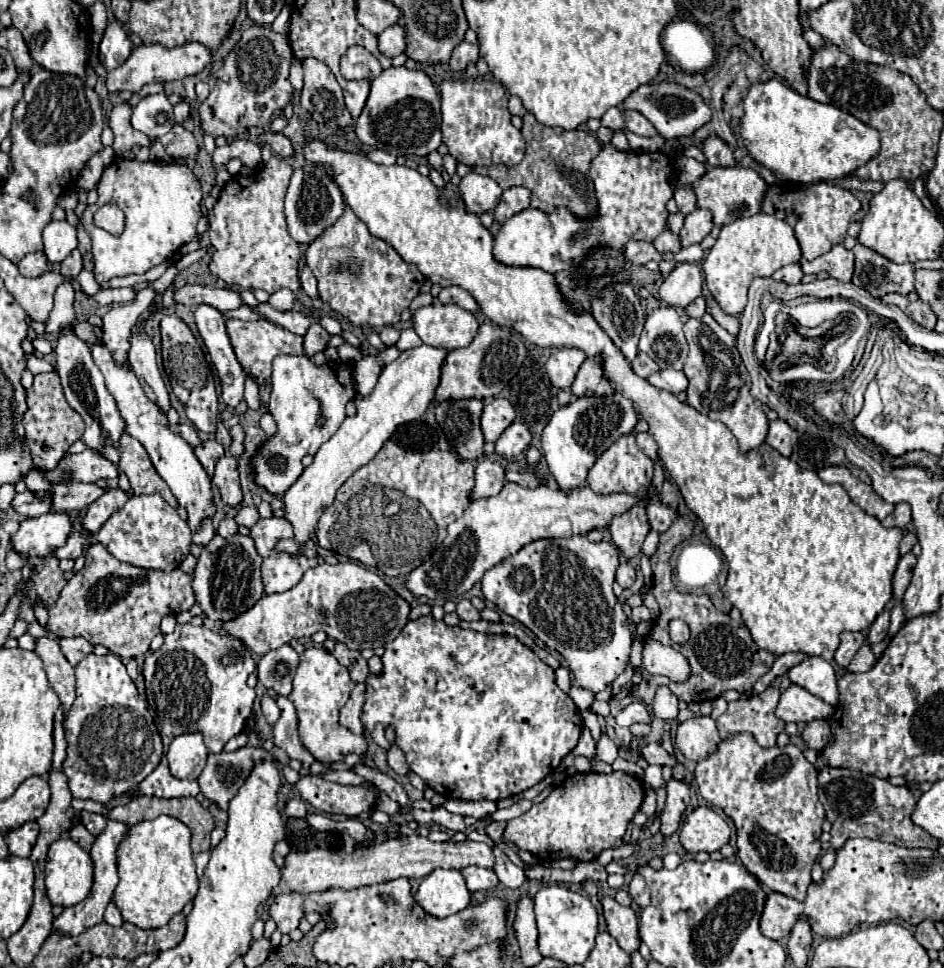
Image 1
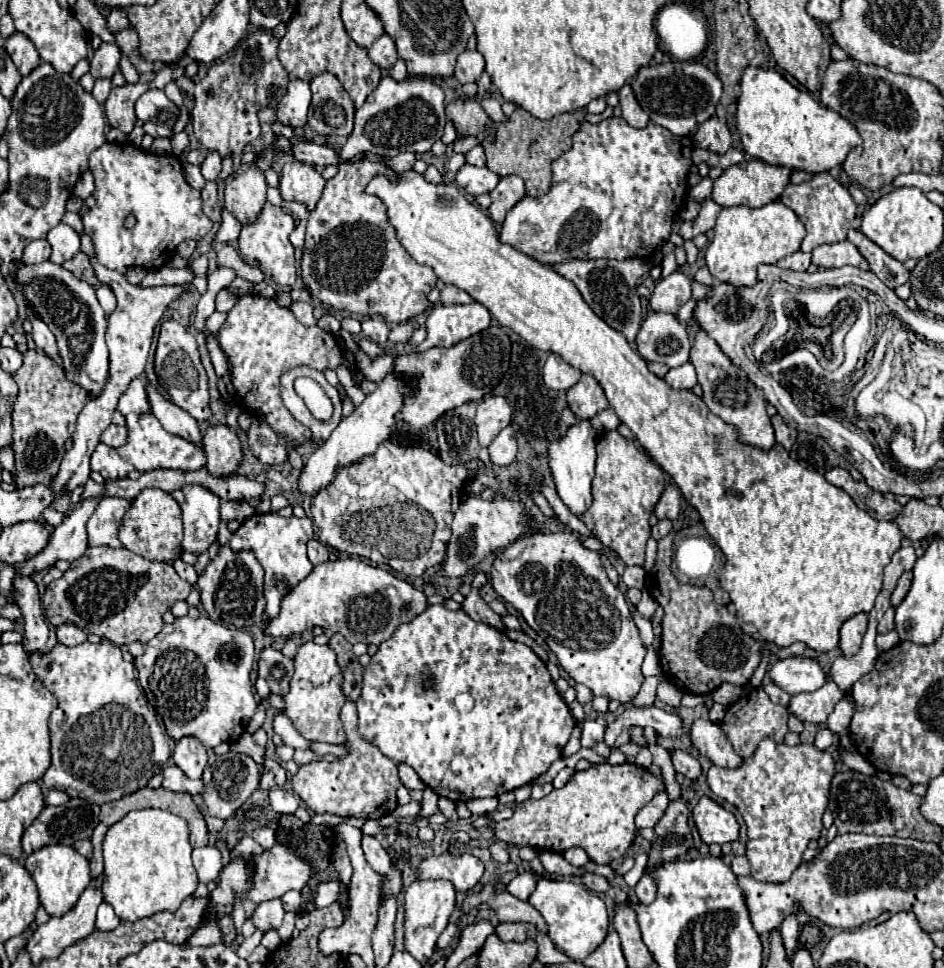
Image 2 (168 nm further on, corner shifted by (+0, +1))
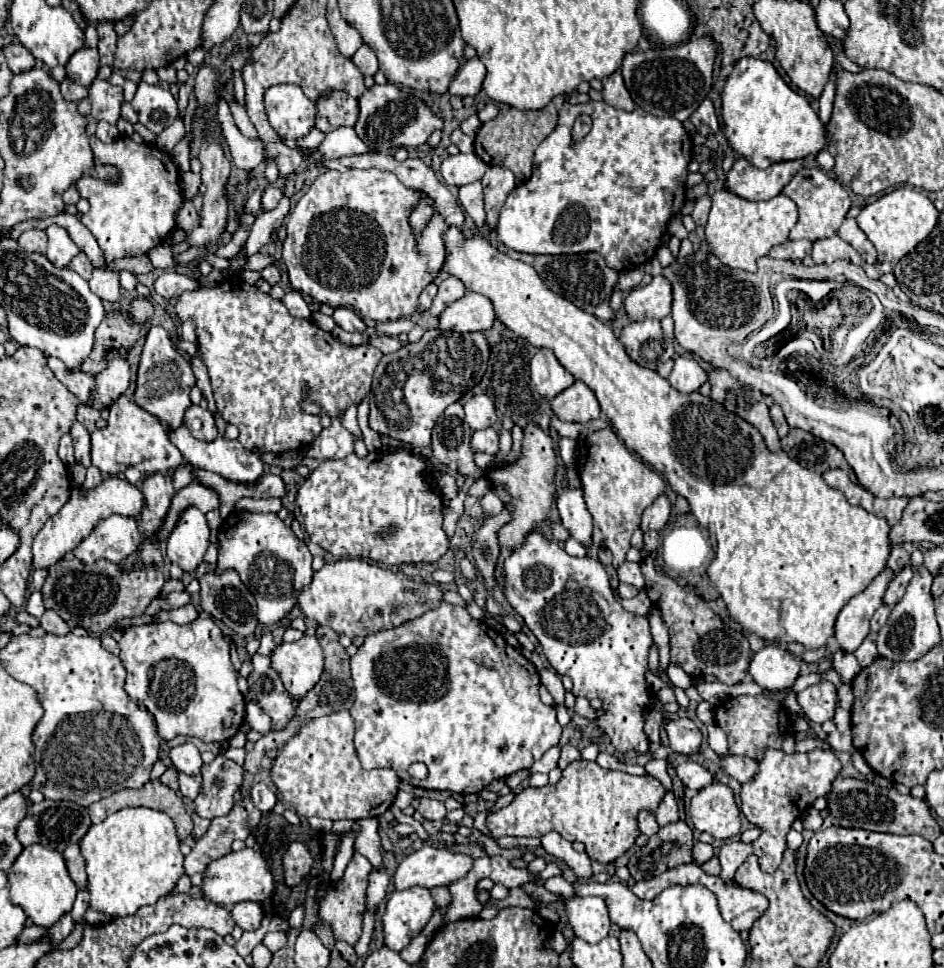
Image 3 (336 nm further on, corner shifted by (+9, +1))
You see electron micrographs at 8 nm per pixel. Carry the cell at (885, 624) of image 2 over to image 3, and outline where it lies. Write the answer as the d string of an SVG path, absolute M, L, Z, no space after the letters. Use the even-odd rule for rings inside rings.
M882 605L882 607L878 607L878 609L876 609L874 617L870 619L872 633L878 633L878 631L880 631L880 627L888 621L888 615L890 615L890 607L888 607L888 605Z

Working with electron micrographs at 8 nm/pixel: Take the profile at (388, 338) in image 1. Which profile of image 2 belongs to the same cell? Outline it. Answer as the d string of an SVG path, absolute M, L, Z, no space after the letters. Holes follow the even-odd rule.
M375 317L375 319L365 319L363 323L361 323L361 329L363 329L363 335L367 337L367 339L371 339L371 341L375 341L375 343L379 343L379 345L385 345L387 343L387 339L389 339L389 325L383 321L383 319L379 319L379 317Z

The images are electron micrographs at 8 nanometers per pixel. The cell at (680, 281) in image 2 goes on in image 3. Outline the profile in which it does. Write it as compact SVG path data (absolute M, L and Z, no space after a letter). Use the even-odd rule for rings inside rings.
M654 277L652 283L646 287L636 287L628 293L624 299L624 309L630 321L642 321L642 319L664 319L670 315L672 305L672 291L670 283L662 277Z

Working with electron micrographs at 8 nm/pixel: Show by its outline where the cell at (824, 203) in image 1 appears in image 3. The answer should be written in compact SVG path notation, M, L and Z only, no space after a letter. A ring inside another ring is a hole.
M802 167L802 171L798 171L792 181L784 187L782 191L784 195L788 195L796 205L798 205L798 223L790 229L790 239L810 239L810 241L818 241L818 239L826 239L838 233L840 223L844 221L852 201L848 191L832 177L828 177L820 167Z

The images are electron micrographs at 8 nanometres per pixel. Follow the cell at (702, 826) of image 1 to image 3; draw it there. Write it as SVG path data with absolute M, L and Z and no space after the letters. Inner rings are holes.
M714 783L692 797L690 803L690 819L698 831L706 831L714 835L714 839L732 839L740 833L740 809L734 801L734 791L728 785Z

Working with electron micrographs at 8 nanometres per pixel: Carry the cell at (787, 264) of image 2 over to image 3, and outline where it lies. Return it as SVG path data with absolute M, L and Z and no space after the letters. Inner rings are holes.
M802 239L802 241L786 241L786 243L780 243L776 247L770 249L770 257L774 259L790 259L790 261L796 261L796 259L804 259L804 255L810 255L812 251L812 241L808 239Z

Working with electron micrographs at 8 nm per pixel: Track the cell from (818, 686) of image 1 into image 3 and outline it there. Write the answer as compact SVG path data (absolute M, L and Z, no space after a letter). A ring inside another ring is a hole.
M766 645L752 657L748 673L762 689L782 691L794 685L800 675L800 665L792 653L778 645Z

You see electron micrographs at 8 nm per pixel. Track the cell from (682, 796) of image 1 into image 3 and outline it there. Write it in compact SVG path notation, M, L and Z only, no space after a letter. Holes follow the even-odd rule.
M684 821L660 827L648 845L628 861L632 879L646 881L682 863L692 863L692 841L692 829Z

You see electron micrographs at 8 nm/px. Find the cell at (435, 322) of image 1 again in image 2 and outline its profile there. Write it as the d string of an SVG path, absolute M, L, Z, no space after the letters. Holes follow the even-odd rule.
M477 301L469 305L435 303L427 311L427 339L415 349L427 351L431 347L453 347L463 339L487 329L489 323L489 311Z

